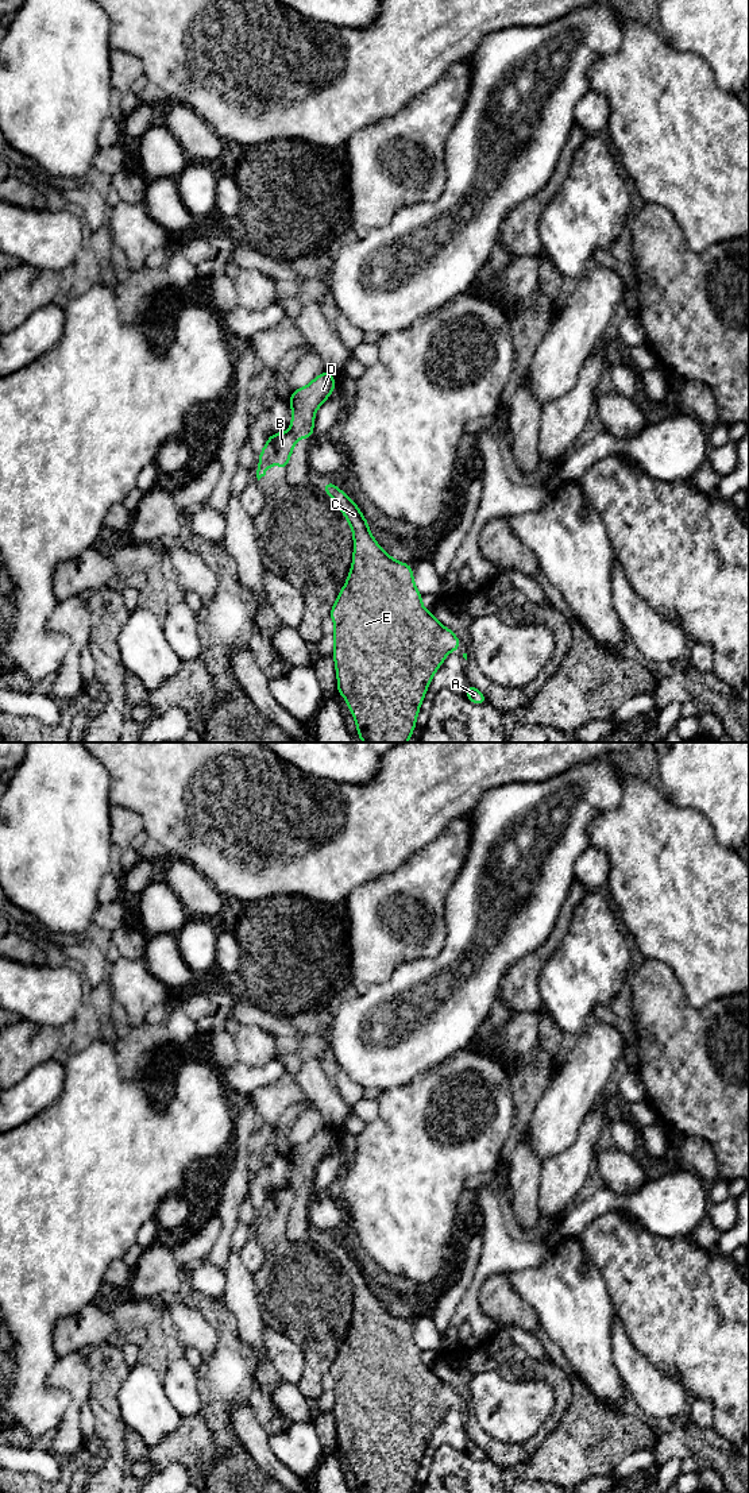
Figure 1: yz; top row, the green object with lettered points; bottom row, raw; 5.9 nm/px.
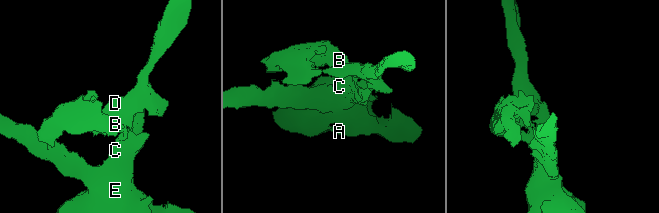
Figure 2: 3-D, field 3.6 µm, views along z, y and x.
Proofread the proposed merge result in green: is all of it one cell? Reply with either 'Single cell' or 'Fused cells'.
Fused cells

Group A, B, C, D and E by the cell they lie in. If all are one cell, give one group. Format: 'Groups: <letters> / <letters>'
Groups: A C D E / B

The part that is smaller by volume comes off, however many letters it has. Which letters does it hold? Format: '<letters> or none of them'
B

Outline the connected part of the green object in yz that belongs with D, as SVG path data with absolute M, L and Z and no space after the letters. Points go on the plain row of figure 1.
M324 1127L317 1131L309 1141L302 1145L297 1145L292 1149L289 1158L292 1161L292 1187L298 1195L304 1192L310 1196L314 1183L314 1168L321 1162L321 1160L333 1149L335 1146L335 1131Z

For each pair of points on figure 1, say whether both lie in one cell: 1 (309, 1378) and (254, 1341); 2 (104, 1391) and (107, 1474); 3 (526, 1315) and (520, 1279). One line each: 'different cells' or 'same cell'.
1: different cells
2: same cell
3: different cells

